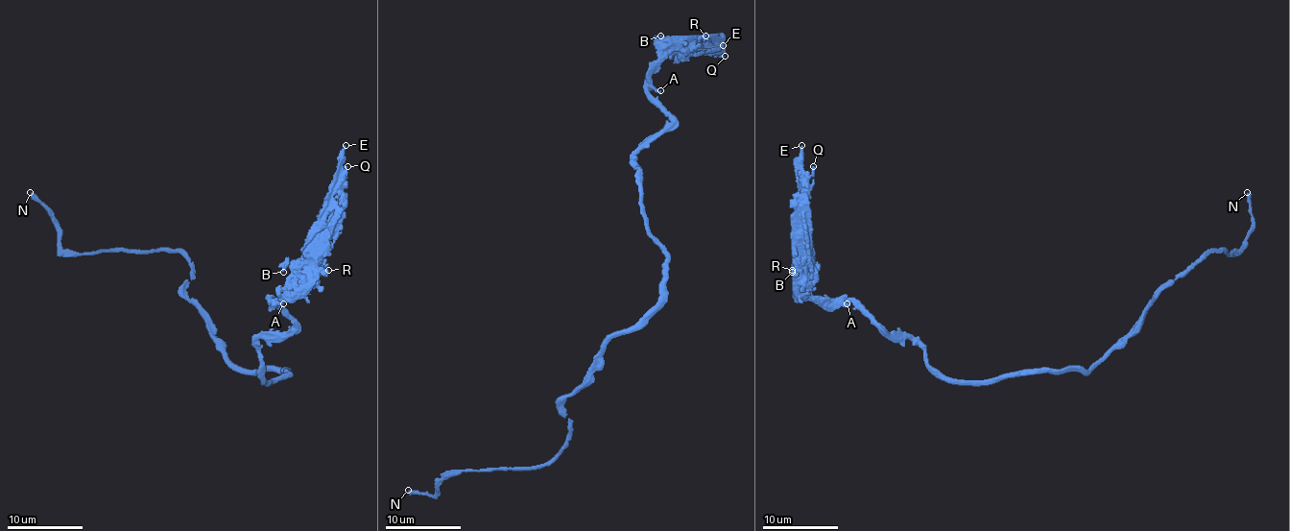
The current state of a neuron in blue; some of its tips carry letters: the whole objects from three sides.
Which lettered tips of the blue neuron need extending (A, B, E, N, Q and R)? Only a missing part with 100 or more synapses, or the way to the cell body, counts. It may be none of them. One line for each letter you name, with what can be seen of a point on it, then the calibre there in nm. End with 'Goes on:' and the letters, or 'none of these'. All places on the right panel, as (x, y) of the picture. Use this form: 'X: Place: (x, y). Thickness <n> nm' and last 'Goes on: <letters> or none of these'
N: Place: (1247, 192). Thickness 360 nm
Goes on: N

